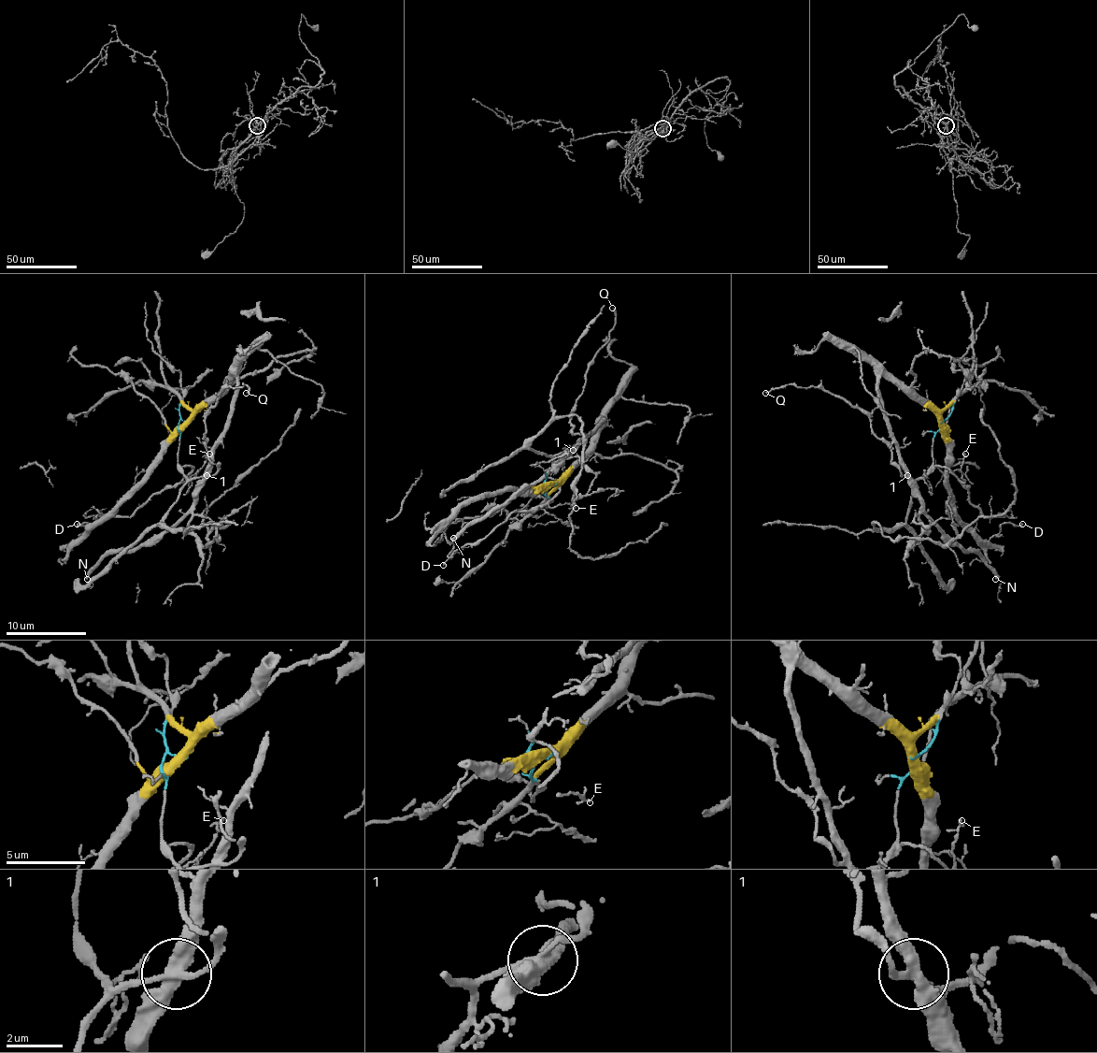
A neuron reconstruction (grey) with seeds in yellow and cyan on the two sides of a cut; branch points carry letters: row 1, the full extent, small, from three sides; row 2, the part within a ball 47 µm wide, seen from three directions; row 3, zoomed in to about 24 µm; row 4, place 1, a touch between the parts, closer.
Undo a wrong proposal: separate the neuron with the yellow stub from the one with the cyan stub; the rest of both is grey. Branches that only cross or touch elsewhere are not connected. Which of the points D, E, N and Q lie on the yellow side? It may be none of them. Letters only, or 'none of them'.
D, N

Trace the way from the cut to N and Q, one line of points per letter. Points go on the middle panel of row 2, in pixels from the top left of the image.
N: (554, 484), (588, 448), (602, 420), (535, 483), (472, 521), (453, 539)
Q: (554, 484), (544, 484), (554, 458), (584, 440), (574, 434), (570, 420), (591, 358), (610, 336), (612, 308)

